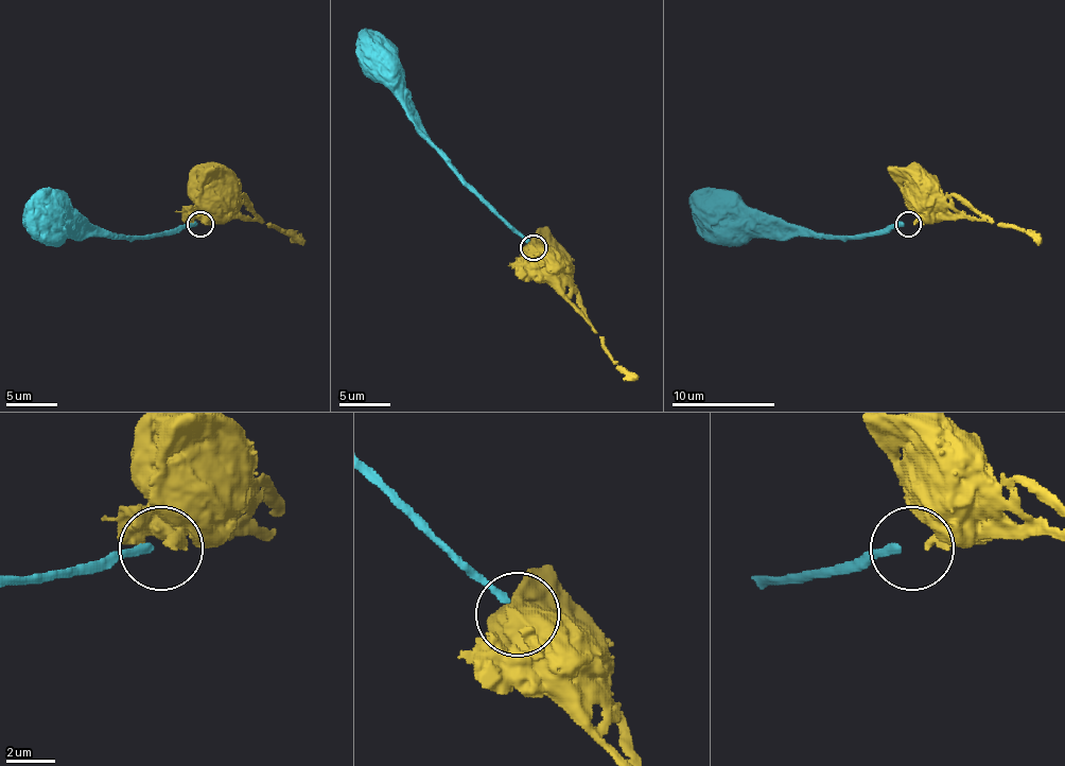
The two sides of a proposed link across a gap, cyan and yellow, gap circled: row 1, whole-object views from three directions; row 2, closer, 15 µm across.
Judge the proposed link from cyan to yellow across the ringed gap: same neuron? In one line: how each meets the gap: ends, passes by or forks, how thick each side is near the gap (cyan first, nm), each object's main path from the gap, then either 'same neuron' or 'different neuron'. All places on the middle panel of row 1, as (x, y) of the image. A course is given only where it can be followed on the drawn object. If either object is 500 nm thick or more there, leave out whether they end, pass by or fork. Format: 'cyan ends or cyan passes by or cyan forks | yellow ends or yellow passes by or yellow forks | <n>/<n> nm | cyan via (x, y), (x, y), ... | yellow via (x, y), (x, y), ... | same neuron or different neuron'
cyan ends | yellow ends | 320/400 nm | cyan via (529, 242), (418, 128), (403, 82), (380, 58) | yellow via (537, 251), (544, 273), (547, 265) | different neuron

